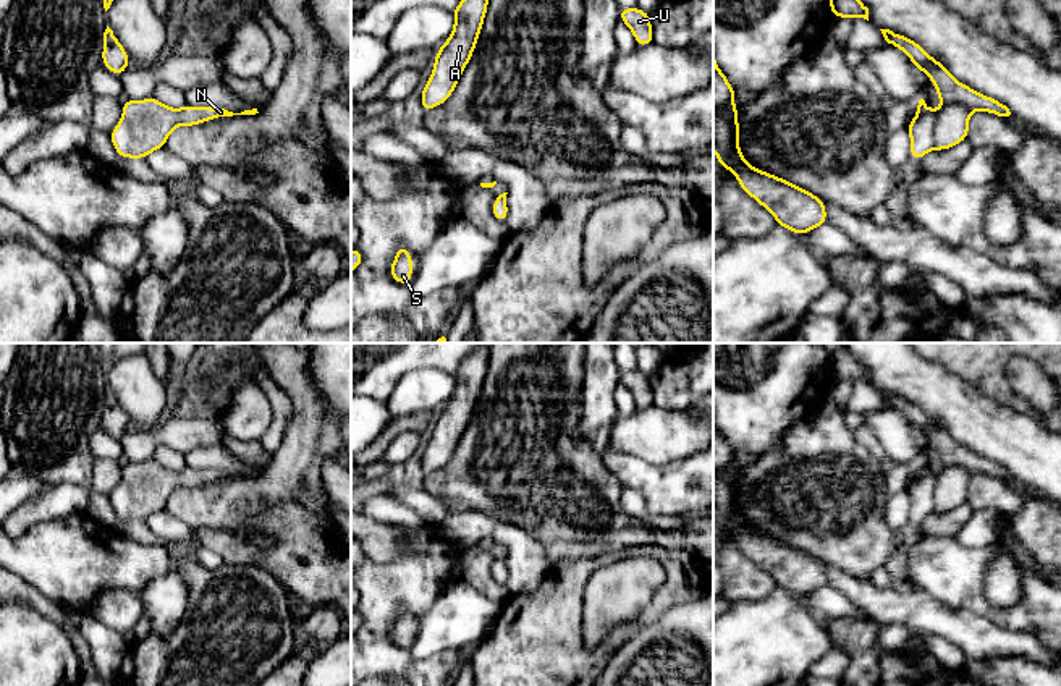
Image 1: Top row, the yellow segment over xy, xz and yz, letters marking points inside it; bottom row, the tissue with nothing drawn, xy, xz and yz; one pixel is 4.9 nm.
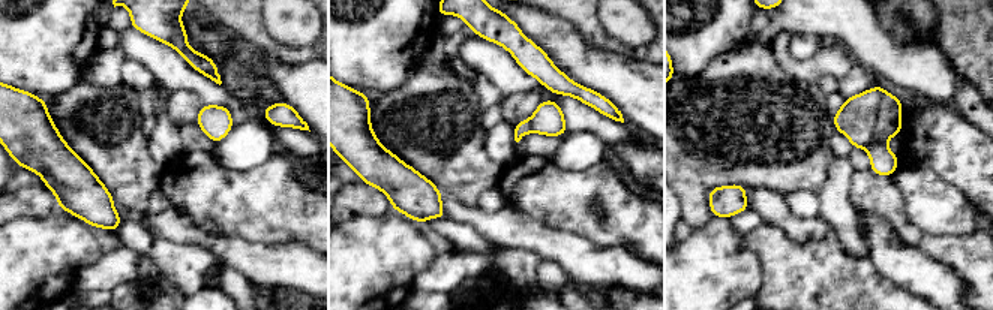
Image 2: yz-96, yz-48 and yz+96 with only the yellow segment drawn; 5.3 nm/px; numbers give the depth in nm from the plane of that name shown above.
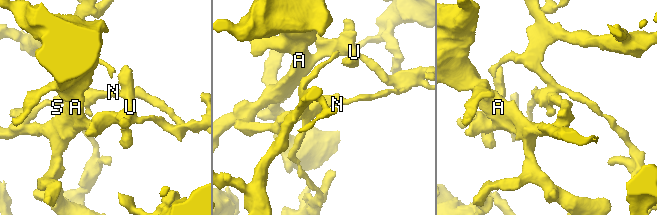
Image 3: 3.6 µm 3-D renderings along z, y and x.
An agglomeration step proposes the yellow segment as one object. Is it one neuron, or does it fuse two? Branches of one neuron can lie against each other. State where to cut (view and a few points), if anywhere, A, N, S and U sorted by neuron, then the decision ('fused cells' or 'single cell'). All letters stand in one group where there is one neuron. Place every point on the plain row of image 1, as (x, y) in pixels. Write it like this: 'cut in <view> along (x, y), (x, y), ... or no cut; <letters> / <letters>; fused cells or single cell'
no cut; A N S U; single cell

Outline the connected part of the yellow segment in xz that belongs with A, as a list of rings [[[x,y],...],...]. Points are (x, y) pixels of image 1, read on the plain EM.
[[[479,345],[451,374],[454,379],[454,390],[448,403],[437,413],[432,438],[424,447],[421,458],[421,469],[424,474],[442,468],[453,456],[474,416],[487,371],[488,349]]]

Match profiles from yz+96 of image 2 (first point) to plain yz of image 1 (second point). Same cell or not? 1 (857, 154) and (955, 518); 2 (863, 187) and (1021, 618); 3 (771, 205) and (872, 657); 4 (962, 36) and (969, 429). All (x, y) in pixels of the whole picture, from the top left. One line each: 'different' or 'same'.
1: same
2: same
3: different
4: different

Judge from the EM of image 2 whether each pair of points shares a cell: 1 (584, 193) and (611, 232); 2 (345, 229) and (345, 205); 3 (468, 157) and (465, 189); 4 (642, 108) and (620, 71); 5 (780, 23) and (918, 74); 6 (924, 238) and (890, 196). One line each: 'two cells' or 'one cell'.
1: one cell
2: two cells
3: one cell
4: one cell
5: one cell
6: one cell

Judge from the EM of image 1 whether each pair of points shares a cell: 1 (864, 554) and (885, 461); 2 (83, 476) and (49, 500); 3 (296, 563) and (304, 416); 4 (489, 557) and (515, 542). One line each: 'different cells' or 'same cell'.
1: different cells
2: different cells
3: different cells
4: different cells

